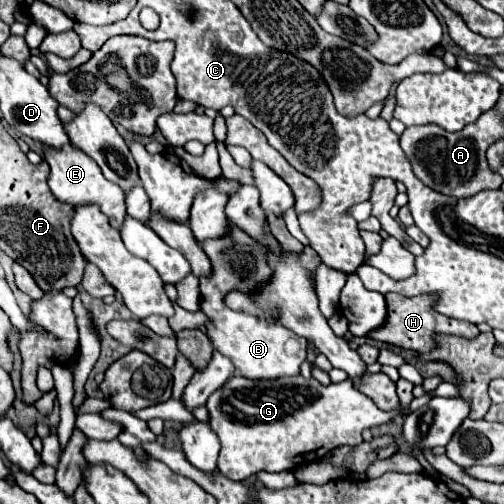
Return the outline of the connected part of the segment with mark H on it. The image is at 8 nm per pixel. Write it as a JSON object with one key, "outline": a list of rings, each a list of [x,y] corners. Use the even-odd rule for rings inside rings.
{"outline":[[[387,294],[387,310],[389,310],[389,326],[385,330],[377,330],[377,334],[369,334],[375,340],[397,344],[415,352],[429,352],[433,350],[433,334],[455,334],[455,336],[467,336],[475,338],[479,334],[479,328],[471,322],[457,322],[453,318],[445,318],[437,314],[429,306],[429,298],[425,296],[415,296],[415,298],[405,298],[399,294]]]}

